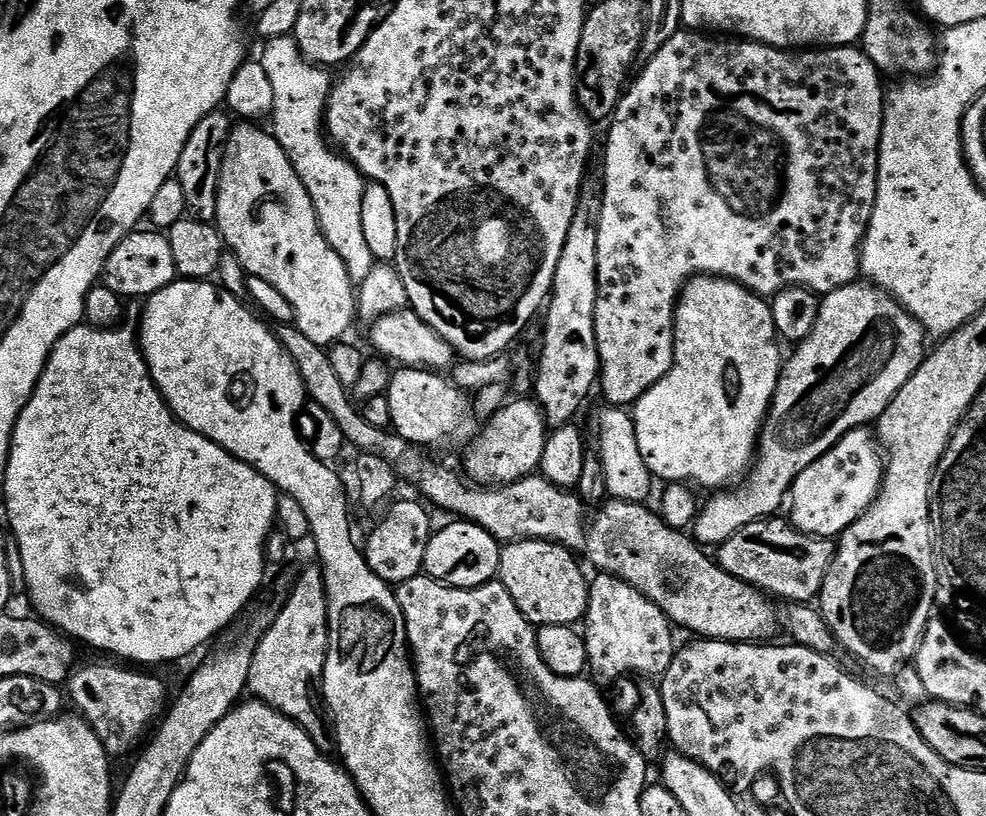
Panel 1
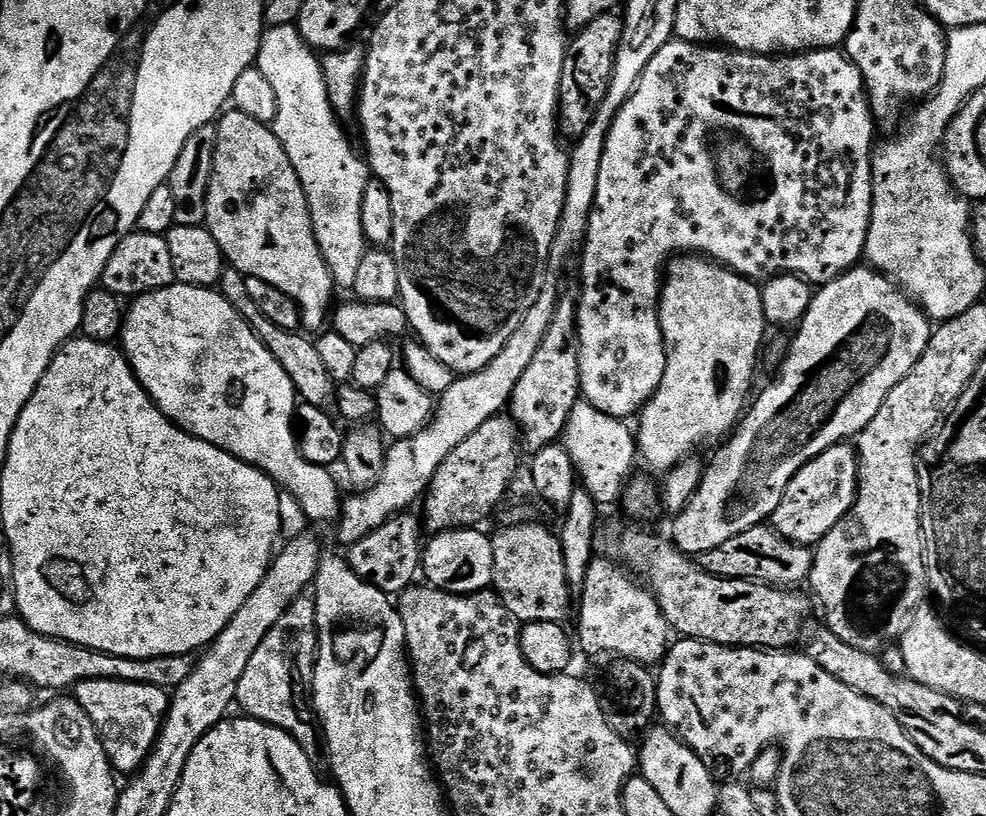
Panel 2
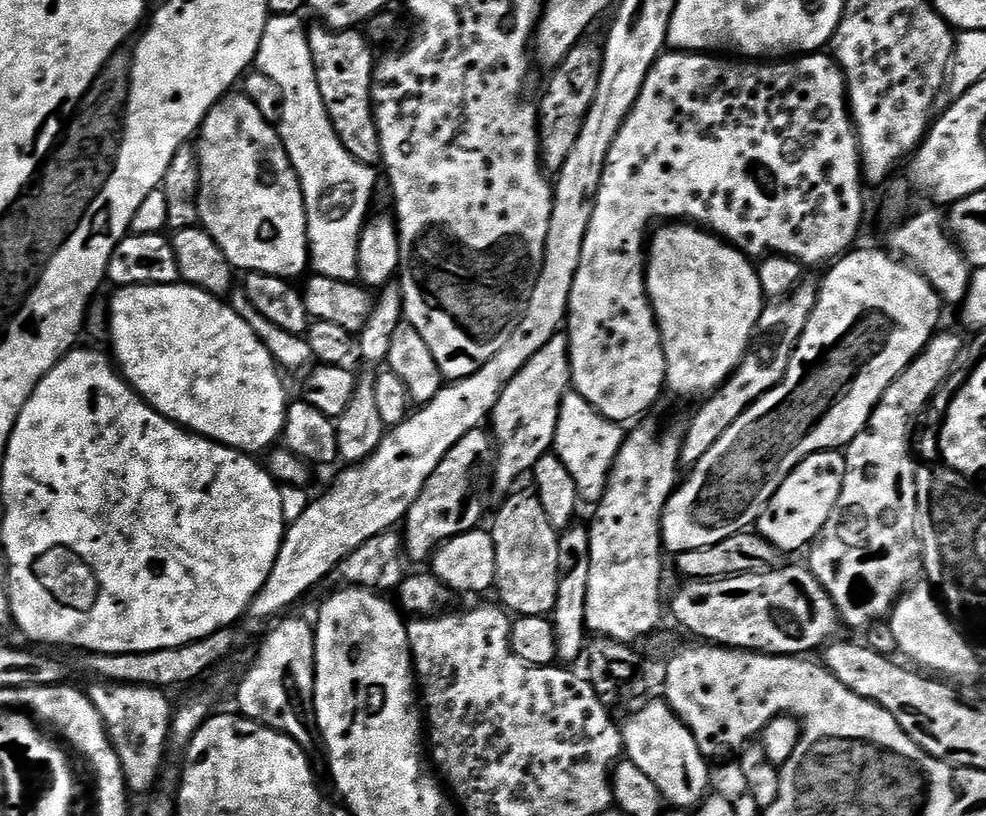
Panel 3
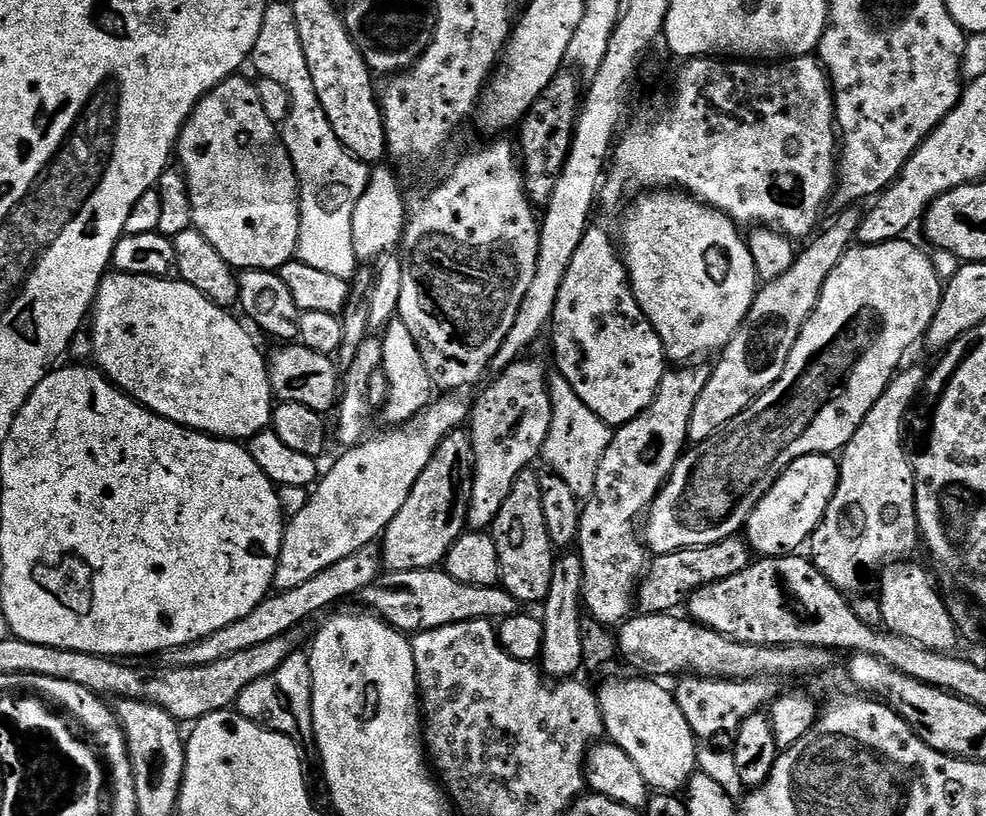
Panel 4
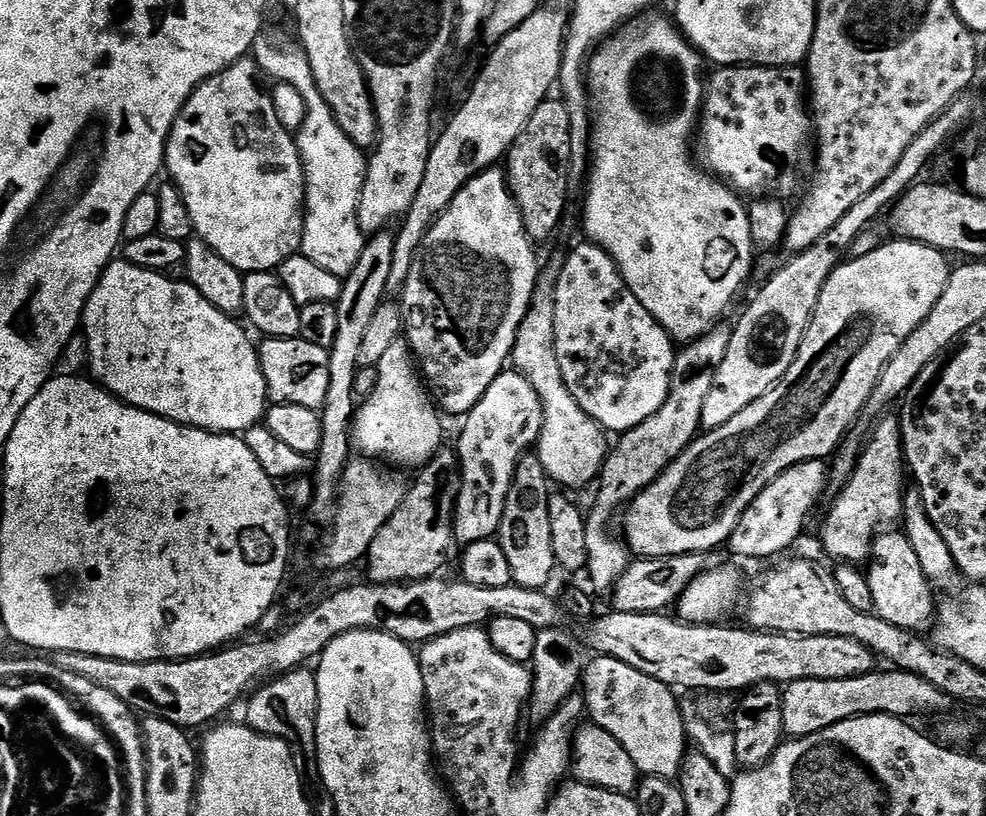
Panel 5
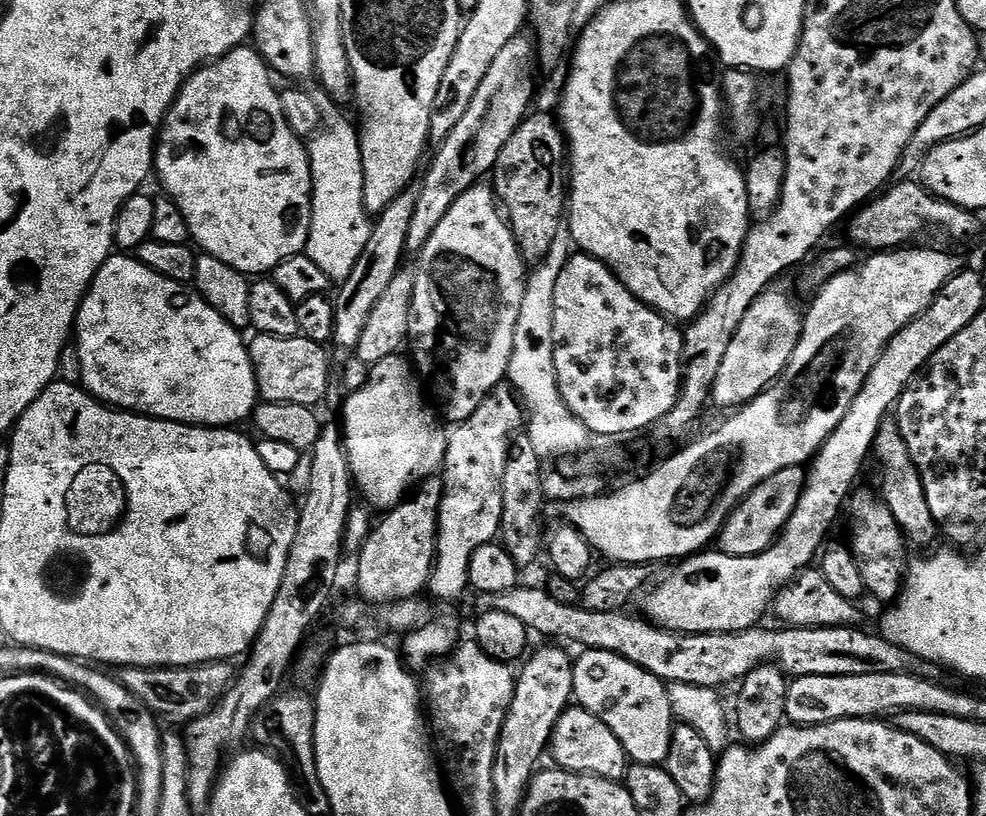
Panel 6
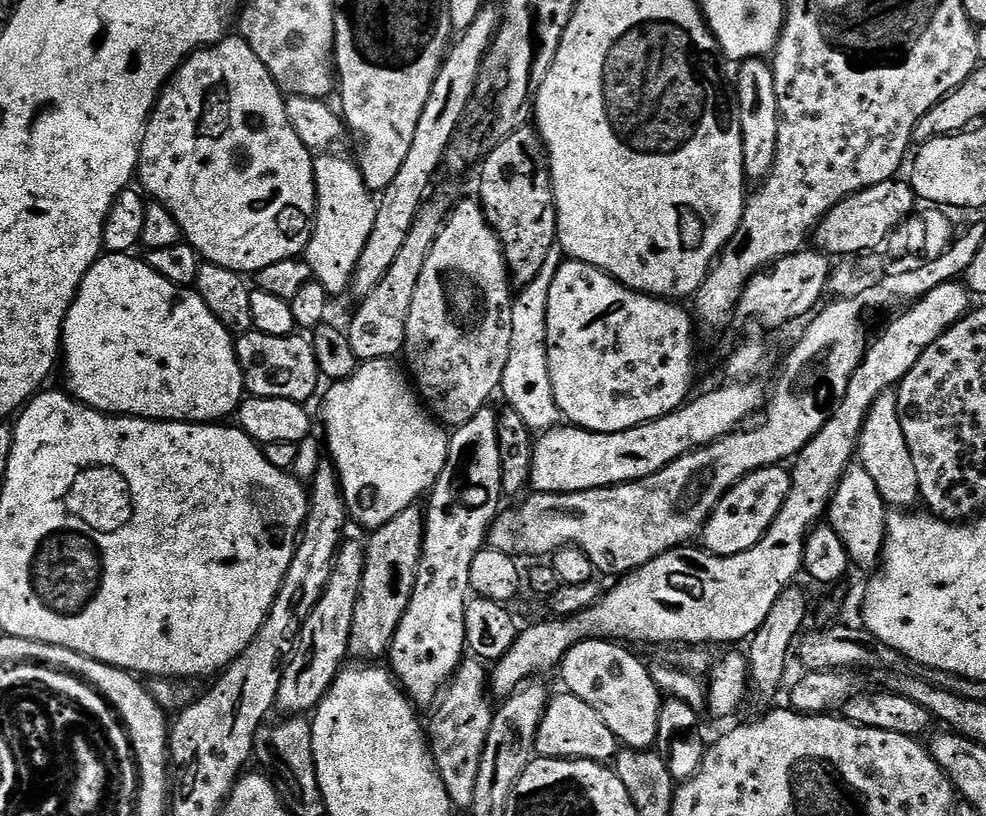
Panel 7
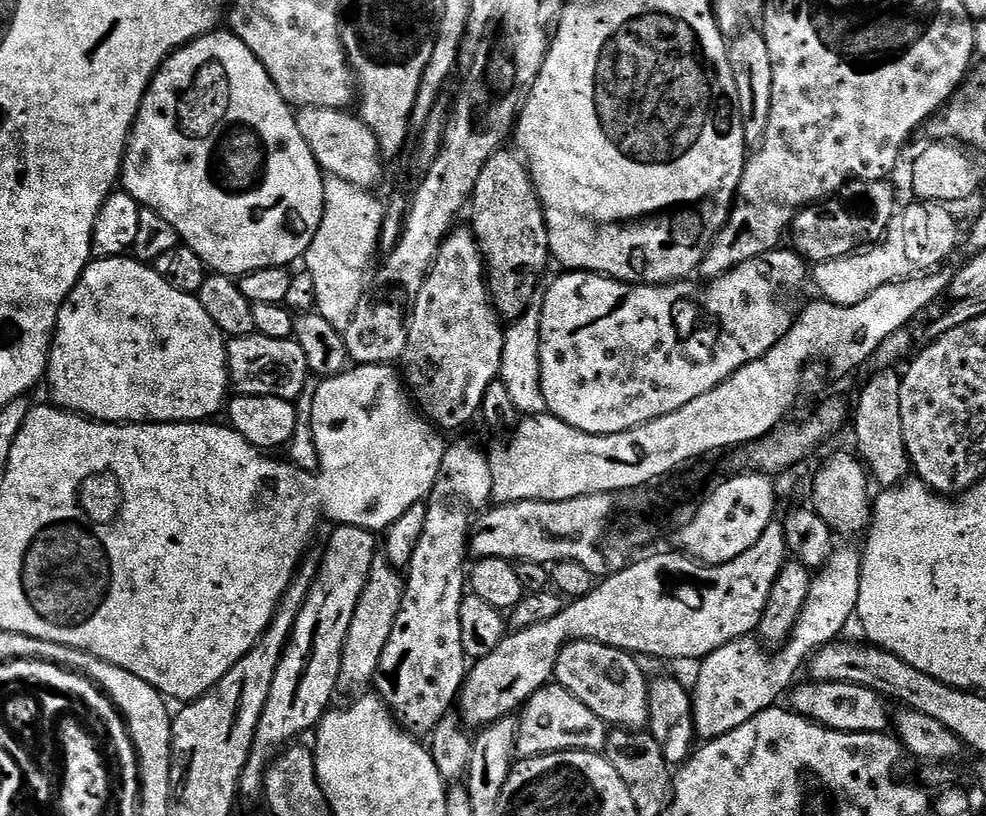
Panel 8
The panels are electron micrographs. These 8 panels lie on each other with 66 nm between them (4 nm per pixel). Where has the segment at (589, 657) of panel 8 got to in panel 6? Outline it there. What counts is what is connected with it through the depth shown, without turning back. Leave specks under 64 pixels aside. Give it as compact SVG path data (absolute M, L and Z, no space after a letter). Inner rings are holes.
M585 649L580 655L573 661L575 701L614 731L633 763L663 765L676 725L664 681L612 651Z

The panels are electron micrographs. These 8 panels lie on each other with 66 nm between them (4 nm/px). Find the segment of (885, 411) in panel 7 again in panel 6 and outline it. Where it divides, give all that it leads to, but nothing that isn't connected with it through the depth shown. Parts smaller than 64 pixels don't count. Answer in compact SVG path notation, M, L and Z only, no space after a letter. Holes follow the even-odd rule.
M887 418L879 428L873 444L876 458L879 458L883 468L884 482L880 489L881 499L887 508L894 514L900 531L905 534L907 541L918 546L930 546L936 538L939 539L940 531L930 514L930 506L927 505L925 491L922 488L921 476L909 456L908 447L902 438L899 428L893 419Z

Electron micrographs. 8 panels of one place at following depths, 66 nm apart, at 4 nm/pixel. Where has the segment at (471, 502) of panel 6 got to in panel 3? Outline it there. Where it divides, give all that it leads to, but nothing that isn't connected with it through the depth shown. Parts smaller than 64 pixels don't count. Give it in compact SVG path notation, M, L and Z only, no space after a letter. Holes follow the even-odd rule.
M557 334L554 338L550 338L550 342L546 342L546 346L542 350L538 350L538 354L534 354L534 358L530 358L530 362L526 362L526 366L522 366L522 370L518 370L518 374L514 374L514 378L506 385L502 394L498 398L498 402L494 406L490 417L490 431L494 437L494 444L498 451L494 456L494 488L503 494L508 494L517 487L516 479L519 476L527 477L532 471L532 467L538 462L538 458L549 455L553 451L555 442L555 431L558 430L560 407L563 404L563 398L572 388L572 370L570 366L570 358L568 357L568 337L564 334Z

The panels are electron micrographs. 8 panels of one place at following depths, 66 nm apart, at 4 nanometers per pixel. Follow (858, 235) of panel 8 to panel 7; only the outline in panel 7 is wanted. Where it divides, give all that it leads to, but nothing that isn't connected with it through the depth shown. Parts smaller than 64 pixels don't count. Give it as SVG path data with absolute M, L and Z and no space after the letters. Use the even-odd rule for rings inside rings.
M900 179L878 182L878 186L870 186L838 202L838 206L834 206L834 210L825 214L823 220L816 225L815 247L832 258L837 258L836 256L856 258L861 254L871 254L883 249L890 235L913 215L912 207L918 204L917 196L909 181Z

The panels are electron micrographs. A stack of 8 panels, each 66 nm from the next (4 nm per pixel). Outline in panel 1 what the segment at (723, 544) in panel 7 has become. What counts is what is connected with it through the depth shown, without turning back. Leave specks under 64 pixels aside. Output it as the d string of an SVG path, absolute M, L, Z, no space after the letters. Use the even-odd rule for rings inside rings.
M867 427L850 430L829 452L798 474L790 489L790 523L807 536L839 537L876 500L884 480L884 466L873 433Z

